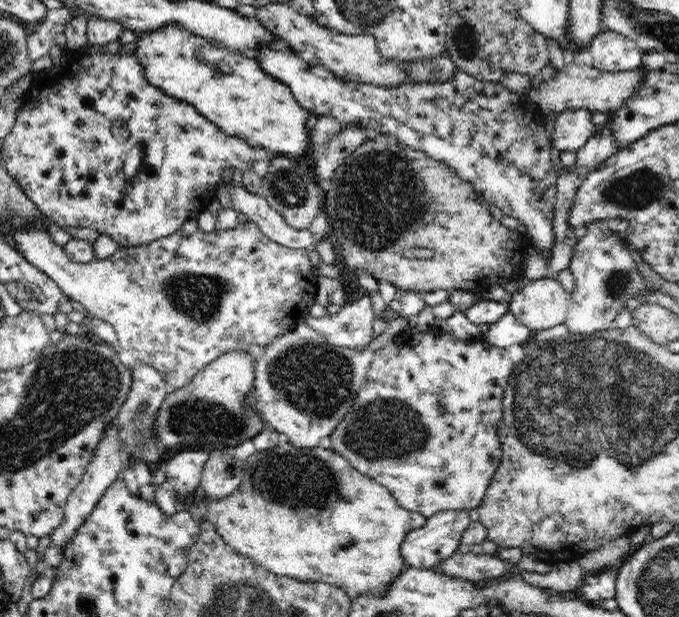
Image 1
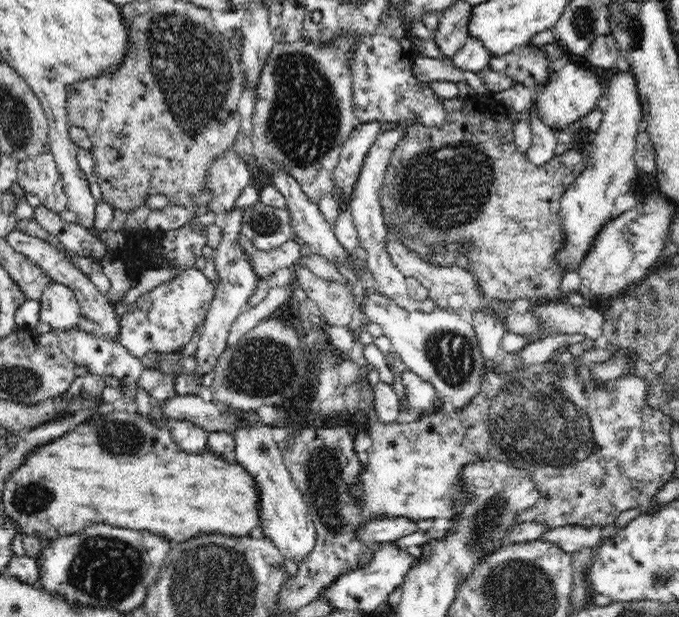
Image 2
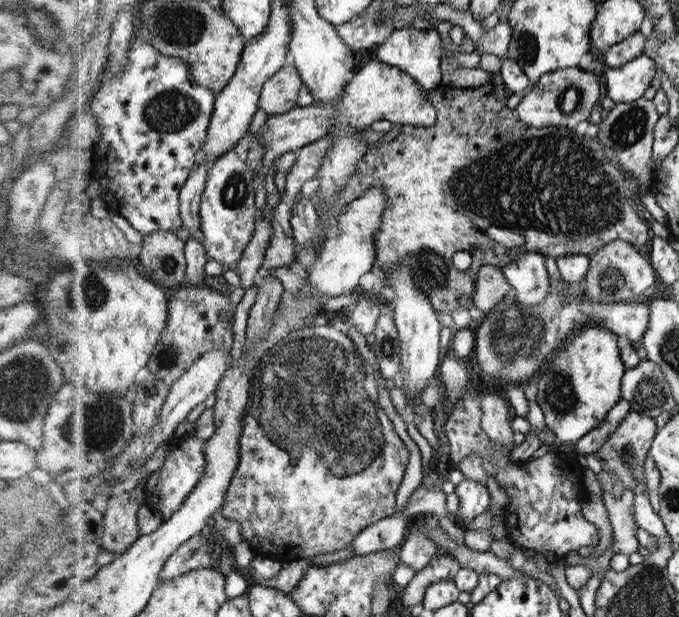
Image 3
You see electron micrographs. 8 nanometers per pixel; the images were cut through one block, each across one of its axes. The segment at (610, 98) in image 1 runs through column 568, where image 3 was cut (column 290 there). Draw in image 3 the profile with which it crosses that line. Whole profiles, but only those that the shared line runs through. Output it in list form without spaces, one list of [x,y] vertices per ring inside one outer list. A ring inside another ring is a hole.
[[[290,63],[274,75],[262,90],[261,108],[268,116],[280,116],[298,107],[305,82],[299,68]]]

